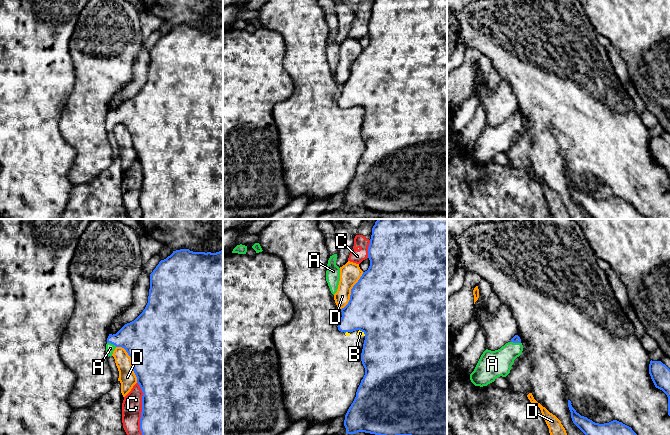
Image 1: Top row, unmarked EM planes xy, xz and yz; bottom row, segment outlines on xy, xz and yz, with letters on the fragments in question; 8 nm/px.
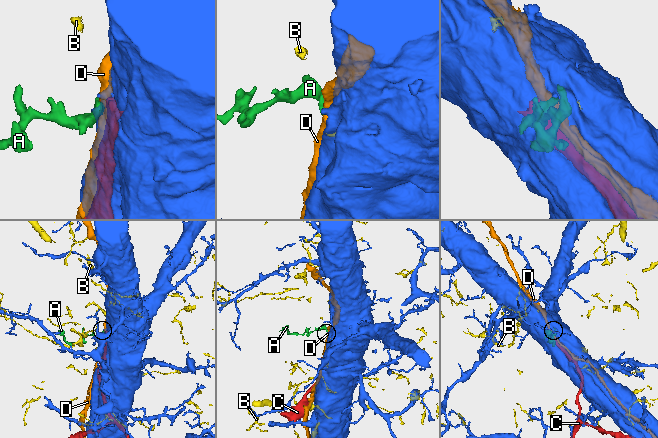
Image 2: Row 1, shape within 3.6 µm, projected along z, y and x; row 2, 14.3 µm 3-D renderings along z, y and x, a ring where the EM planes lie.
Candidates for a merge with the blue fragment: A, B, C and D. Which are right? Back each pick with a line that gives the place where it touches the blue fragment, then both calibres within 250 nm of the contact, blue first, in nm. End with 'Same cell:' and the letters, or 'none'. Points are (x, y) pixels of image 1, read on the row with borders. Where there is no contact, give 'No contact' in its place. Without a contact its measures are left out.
A: Touches blue at yz (516, 342). Thickness 60 nm (blue) against 220 nm
Same cell: A

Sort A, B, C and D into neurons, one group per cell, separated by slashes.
A / B / C / D

